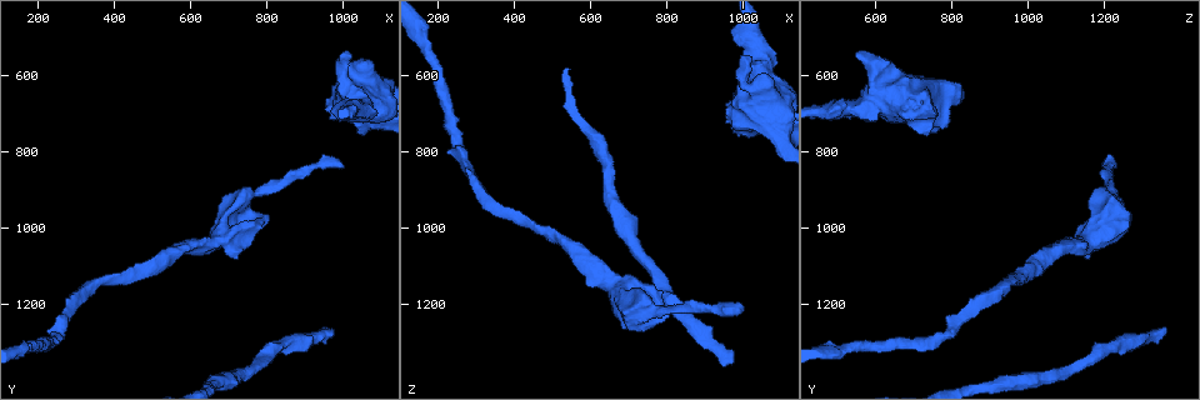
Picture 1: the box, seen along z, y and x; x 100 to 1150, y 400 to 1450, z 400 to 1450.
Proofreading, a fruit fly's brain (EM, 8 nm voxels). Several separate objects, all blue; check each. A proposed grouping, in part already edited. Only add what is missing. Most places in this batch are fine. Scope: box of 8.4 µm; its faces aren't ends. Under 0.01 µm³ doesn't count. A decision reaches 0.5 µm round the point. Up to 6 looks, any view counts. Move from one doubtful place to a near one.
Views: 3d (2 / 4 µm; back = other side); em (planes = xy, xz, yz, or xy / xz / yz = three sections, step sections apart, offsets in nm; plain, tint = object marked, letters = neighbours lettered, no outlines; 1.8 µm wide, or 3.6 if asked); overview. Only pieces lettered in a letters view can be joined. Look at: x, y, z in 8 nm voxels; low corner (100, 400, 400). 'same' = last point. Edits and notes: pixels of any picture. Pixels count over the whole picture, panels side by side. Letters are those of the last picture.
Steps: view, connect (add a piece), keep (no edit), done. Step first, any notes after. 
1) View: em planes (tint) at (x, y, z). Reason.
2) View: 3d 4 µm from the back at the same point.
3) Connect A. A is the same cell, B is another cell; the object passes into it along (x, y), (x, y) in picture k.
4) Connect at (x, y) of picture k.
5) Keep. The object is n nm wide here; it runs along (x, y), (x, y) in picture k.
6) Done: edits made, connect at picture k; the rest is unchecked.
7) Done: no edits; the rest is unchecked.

View: em yz step 8 (letters) at (730, 925, 1160). Stops while still wide.

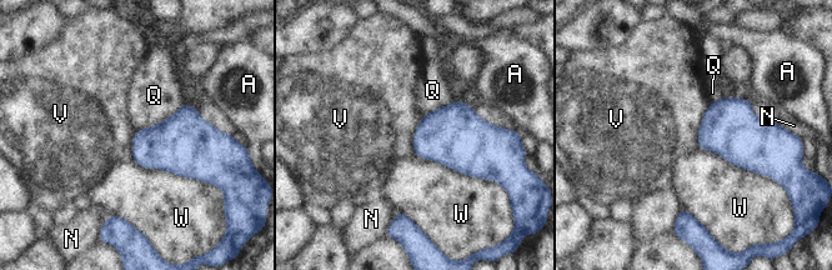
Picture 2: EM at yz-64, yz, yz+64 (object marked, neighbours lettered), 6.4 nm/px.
Keep. The longest contact is with W, 500 nm; A, N, Q, V and W are other cells; a border runs along (710, 103), (697, 133), (697, 148) in picture 2; no lettered piece goes on from it.

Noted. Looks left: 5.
View: 3d 2 µm at (1000, 845, 1215). Branch stops here.

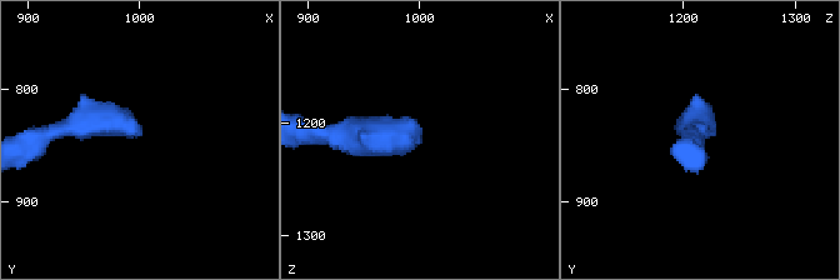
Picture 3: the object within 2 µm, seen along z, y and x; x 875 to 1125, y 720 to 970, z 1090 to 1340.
View: em planes (letters) at (1004, 842, 1212).

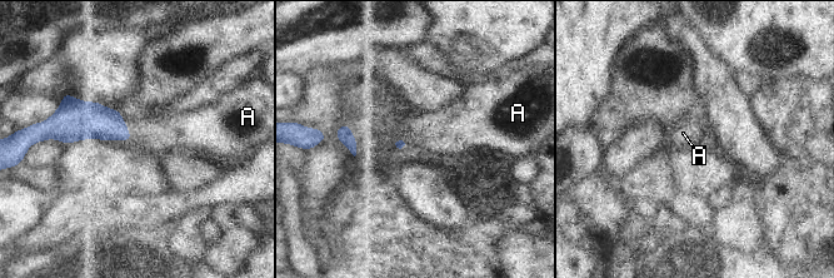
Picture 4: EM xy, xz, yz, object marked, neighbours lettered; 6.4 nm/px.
Connect at (160, 134) of picture 4. A is the same cell; the object passes into it along (96, 122), (131, 138), (160, 134) in picture 4; the neuron continues.

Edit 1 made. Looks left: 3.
View: overview.

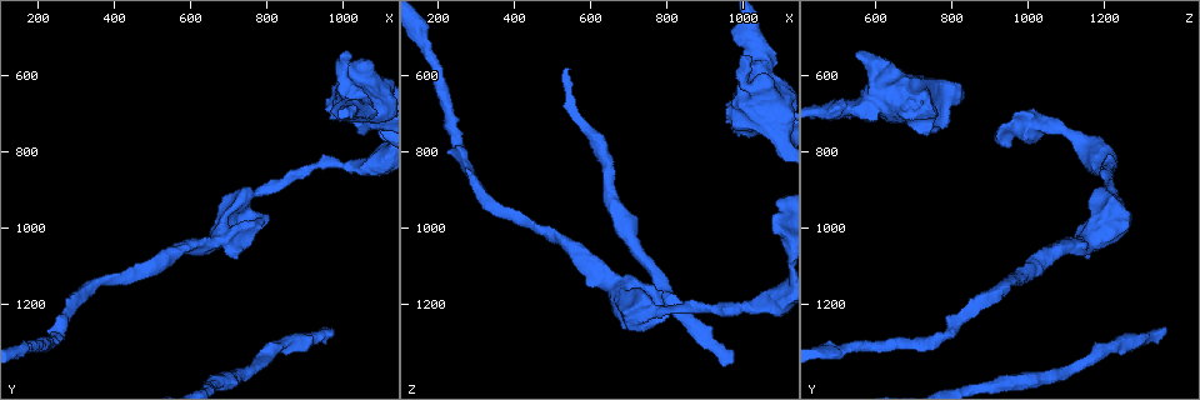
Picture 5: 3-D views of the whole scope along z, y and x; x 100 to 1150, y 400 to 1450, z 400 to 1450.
View: 3d 2 µm at (995, 540, 555). Free end.

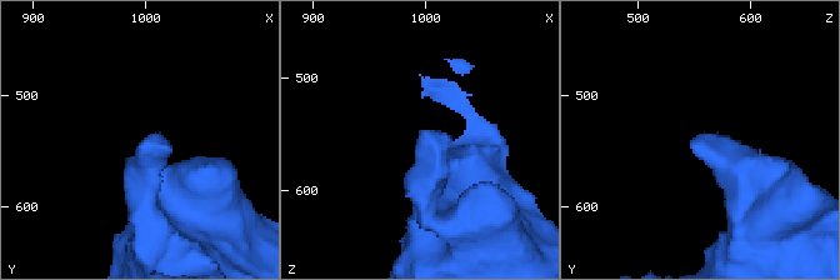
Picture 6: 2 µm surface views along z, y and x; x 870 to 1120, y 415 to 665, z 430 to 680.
View: em yz step 8 (letters) at (996, 542, 546).

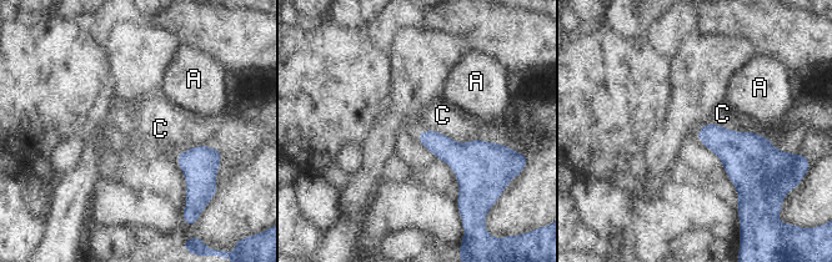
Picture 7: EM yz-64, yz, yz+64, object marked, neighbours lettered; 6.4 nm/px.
Keep. The object is 140 nm wide here; the longest contact is with C, 420 nm; A and C are other cells; none of them fits.

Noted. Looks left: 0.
Done: edits made, connect at picture 4; the rest is unchecked.

